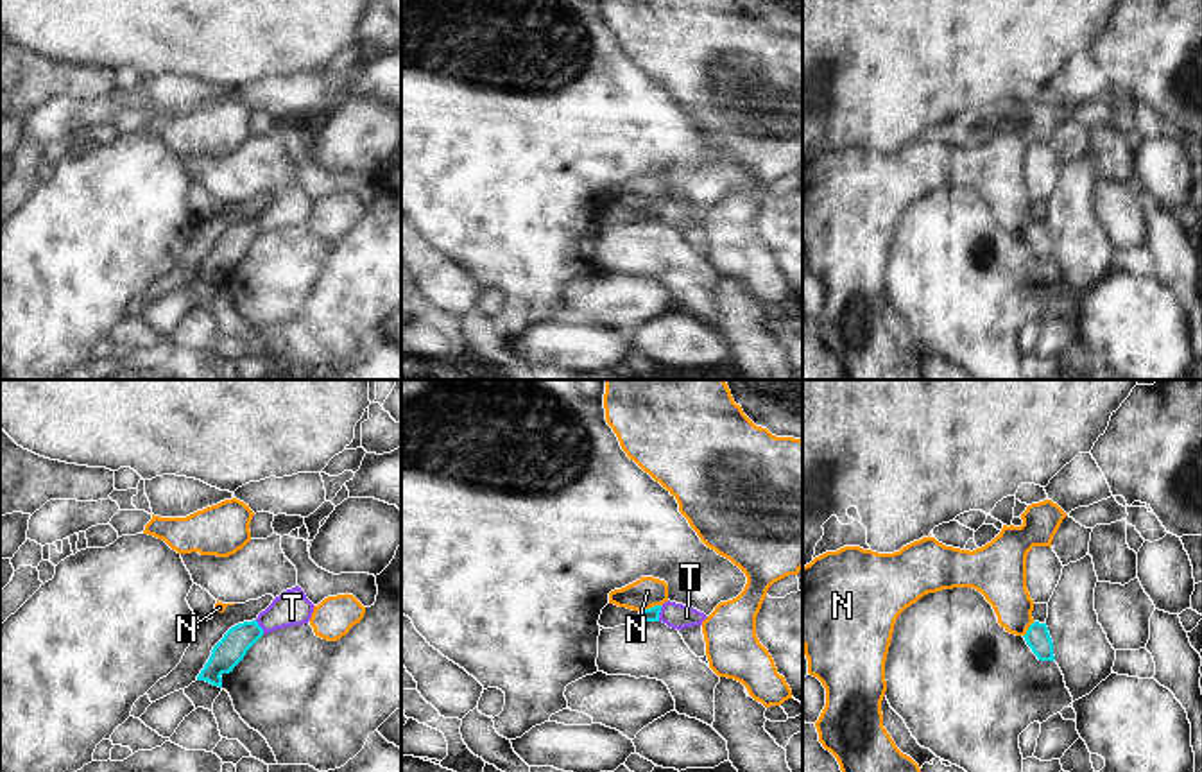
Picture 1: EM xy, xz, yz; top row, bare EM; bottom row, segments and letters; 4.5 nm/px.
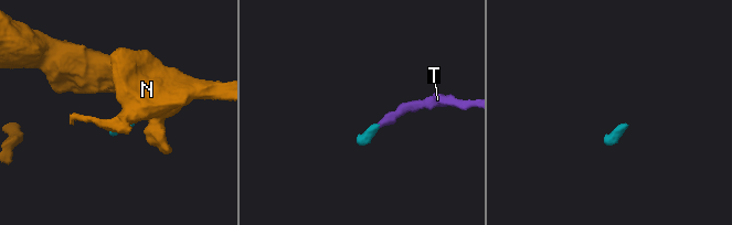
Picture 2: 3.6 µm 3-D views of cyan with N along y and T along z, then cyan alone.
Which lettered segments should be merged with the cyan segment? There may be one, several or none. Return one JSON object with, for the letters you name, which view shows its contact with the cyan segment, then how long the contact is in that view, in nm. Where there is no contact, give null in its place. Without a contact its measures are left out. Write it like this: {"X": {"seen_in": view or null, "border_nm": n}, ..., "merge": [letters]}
{"T": {"seen_in": "xz", "border_nm": 80}, "merge": ["T"]}

